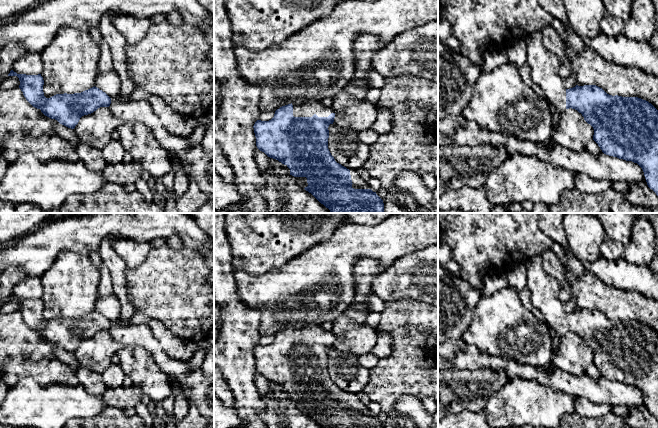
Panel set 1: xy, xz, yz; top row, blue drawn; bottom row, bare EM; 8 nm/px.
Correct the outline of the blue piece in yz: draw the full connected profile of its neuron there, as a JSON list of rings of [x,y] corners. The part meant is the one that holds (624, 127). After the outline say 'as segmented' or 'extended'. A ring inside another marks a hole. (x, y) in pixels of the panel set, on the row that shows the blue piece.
[[[540,31],[525,38],[527,65],[532,82],[539,85],[548,102],[558,112],[572,108],[582,114],[594,129],[593,140],[606,155],[637,163],[643,170],[647,185],[658,196],[658,110],[648,101],[638,97],[607,94],[596,85],[576,85],[566,89],[558,71],[558,57],[546,50]]] | extended

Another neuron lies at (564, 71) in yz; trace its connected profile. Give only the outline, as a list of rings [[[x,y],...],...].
[[[570,62],[561,63],[558,73],[562,79],[566,79],[568,76],[570,76],[571,75]]]

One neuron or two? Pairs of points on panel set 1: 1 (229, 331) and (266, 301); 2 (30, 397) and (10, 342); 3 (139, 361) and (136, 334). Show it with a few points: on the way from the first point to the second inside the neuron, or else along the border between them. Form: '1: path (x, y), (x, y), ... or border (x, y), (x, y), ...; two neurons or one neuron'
1: border (237, 294), (244, 303), (259, 312), (260, 331); two neurons
2: border (22, 377), (33, 377), (39, 382), (46, 383); two neurons
3: border (119, 346), (138, 345), (144, 347), (155, 361); two neurons

